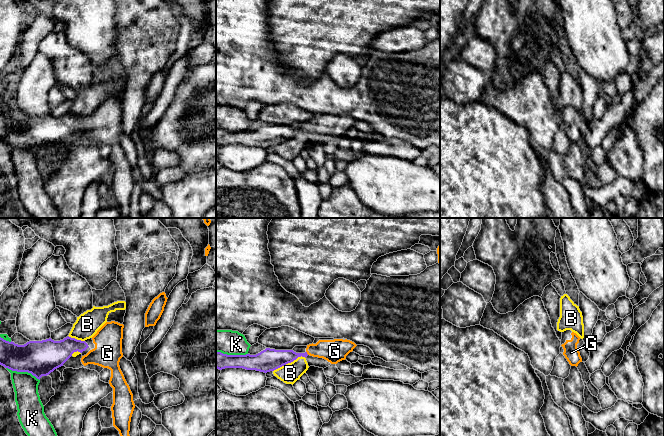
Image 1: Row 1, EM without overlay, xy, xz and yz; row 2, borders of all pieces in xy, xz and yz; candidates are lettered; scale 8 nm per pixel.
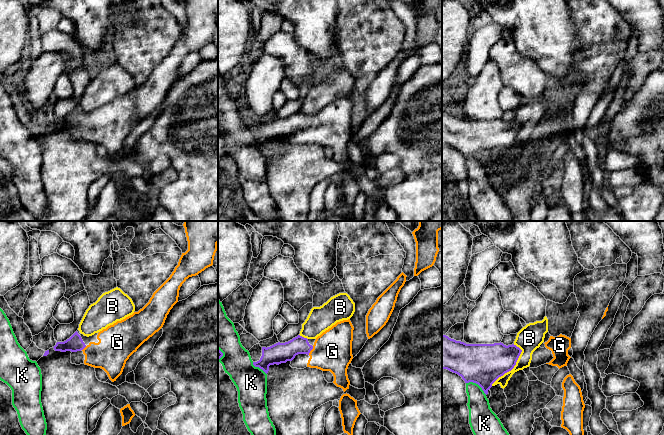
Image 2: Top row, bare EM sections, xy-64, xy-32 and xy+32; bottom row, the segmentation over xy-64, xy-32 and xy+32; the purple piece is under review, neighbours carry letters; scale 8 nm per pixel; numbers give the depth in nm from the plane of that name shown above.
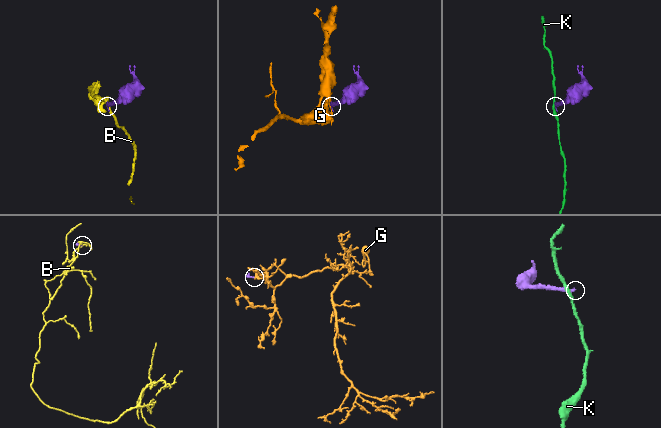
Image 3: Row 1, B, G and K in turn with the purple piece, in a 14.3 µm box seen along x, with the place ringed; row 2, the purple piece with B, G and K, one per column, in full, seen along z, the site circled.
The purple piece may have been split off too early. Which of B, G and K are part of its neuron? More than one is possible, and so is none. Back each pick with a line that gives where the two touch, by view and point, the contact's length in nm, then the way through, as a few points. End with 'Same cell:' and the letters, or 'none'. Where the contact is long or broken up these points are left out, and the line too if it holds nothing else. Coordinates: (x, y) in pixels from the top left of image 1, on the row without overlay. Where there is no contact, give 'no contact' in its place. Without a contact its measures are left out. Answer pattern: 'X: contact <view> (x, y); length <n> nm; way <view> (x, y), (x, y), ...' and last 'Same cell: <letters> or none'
G: contact xz (306, 129); length 40 nm; way xz (276, 134), (306, 129), (334, 127)
Same cell: G

